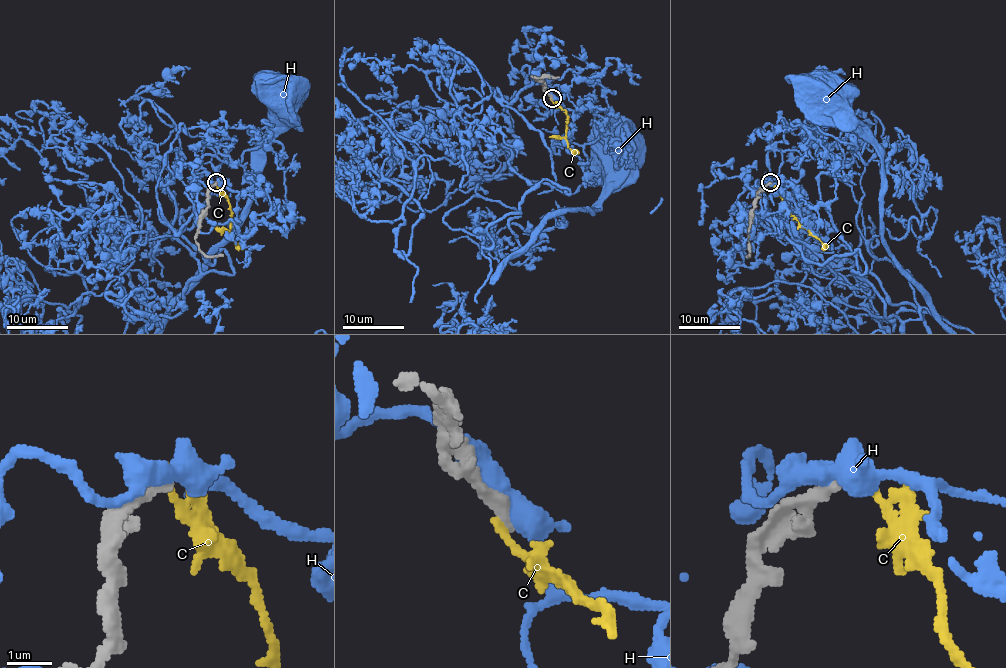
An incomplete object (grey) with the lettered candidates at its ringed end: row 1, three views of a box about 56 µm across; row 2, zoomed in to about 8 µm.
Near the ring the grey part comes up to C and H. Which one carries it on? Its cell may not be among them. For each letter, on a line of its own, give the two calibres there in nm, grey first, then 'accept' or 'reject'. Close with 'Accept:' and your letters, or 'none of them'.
C: 320/180 nm | reject
H: 400/420 nm | reject
Accept: none of them

